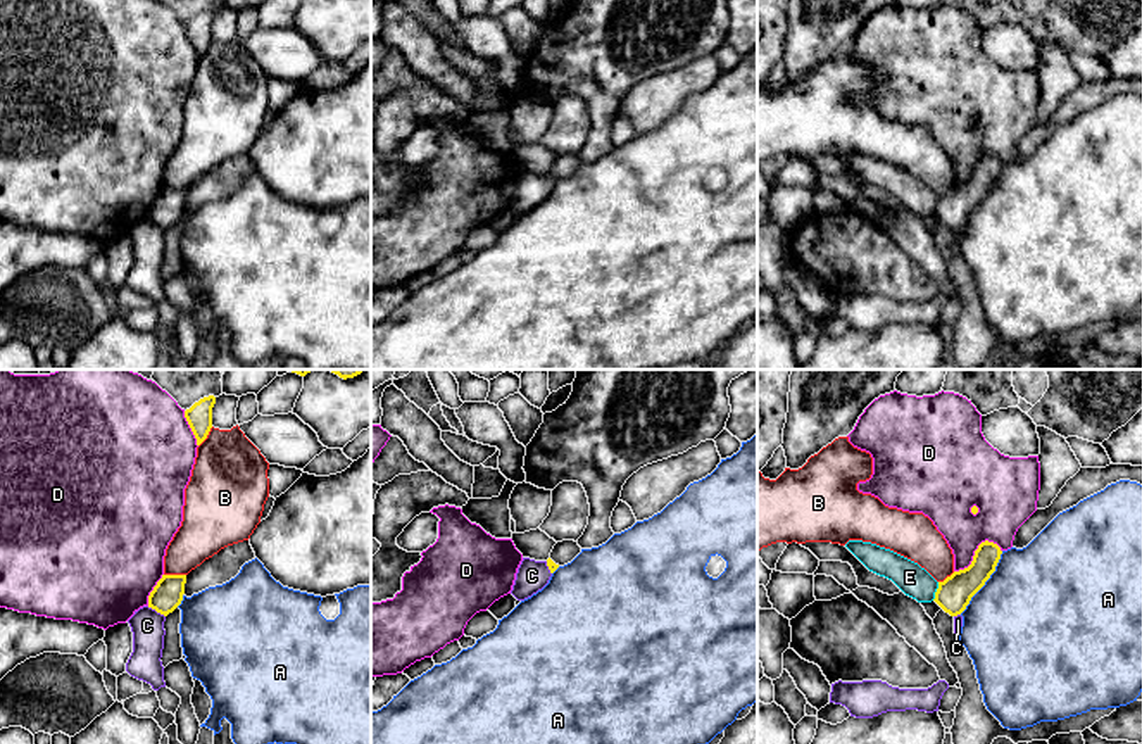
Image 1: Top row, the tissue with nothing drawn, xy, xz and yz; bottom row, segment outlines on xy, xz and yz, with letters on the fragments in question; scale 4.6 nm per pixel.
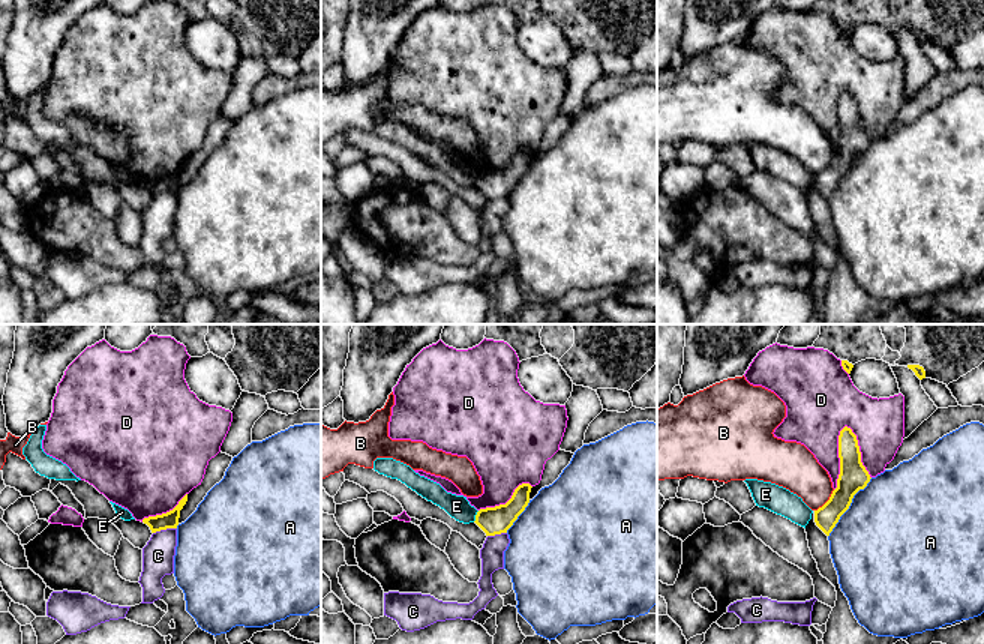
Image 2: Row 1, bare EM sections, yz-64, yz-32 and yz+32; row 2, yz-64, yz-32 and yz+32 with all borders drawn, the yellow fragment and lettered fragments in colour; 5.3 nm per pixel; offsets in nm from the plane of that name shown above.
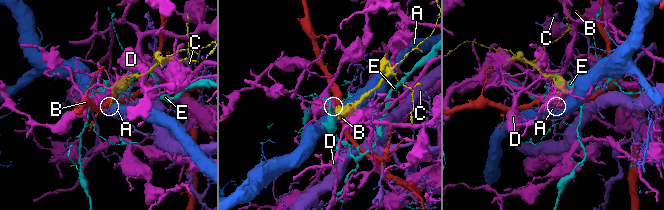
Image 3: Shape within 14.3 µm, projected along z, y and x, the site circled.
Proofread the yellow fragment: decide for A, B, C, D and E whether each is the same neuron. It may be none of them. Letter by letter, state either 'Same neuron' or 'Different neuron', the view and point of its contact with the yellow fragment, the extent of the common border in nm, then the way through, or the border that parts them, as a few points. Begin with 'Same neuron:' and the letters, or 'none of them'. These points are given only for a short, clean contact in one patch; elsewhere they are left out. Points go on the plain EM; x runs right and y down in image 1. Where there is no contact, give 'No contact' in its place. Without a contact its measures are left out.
Same neuron: none of them
A: Different neuron. Touches yellow at yz (985, 194). Shared border 360 nm
B: Different neuron. Touches yellow at xy (175, 189). Shared border 100 nm
C: Different neuron. Touches yellow at xy (156, 223). Shared border 100 nm. Boundary: xy (147, 220), (164, 230)
D: Different neuron. Touches yellow at yz (975, 164). Shared border 260 nm
E: Different neuron. Touches yellow at yz (937, 204). Shared border 90 nm. Boundary: yz (939, 195), (932, 213)

